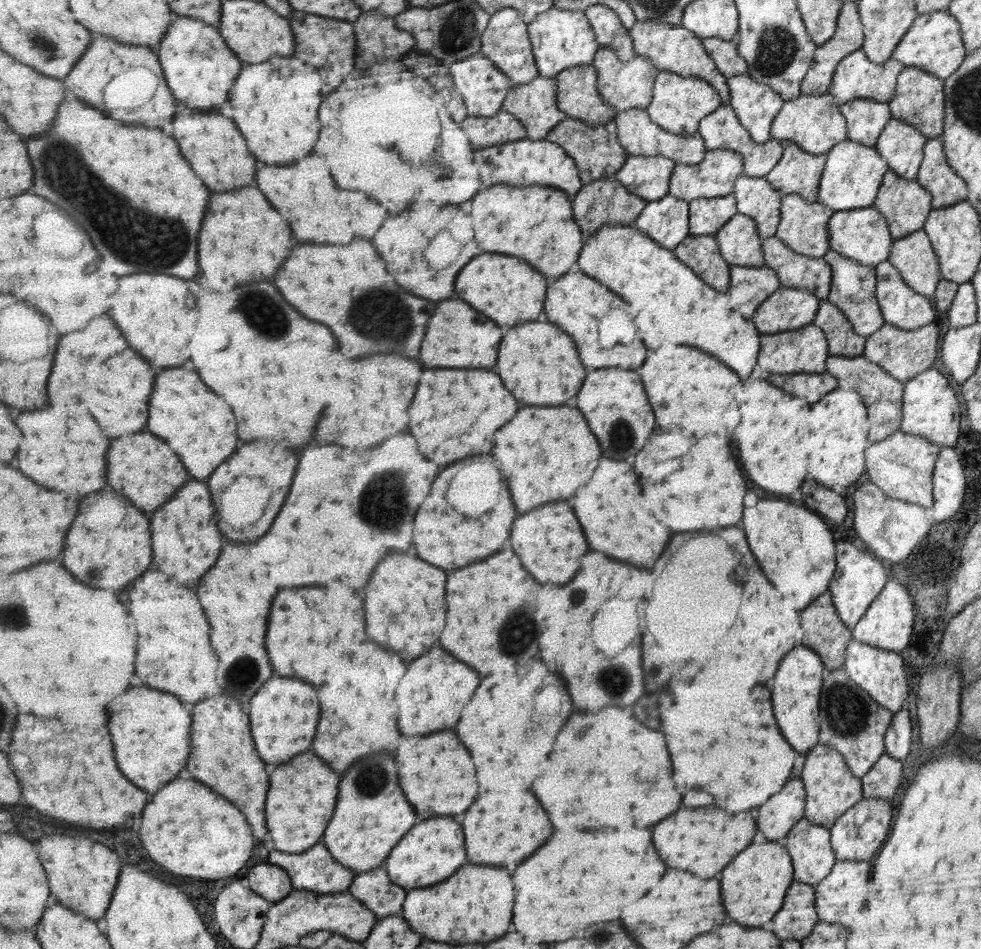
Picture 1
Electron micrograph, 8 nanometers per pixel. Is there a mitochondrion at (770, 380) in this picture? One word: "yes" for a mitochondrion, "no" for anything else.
no

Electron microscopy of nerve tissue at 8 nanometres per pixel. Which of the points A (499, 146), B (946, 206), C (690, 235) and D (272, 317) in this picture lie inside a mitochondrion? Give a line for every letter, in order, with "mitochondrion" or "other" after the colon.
A: other
B: other
C: other
D: mitochondrion

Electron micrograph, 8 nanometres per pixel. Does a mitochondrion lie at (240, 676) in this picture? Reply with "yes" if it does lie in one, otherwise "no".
yes

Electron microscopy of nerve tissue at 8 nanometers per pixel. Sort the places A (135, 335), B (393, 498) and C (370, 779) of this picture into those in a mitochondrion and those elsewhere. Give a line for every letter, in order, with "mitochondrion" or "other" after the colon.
A: other
B: mitochondrion
C: mitochondrion

